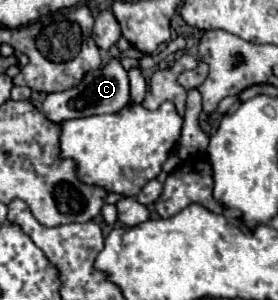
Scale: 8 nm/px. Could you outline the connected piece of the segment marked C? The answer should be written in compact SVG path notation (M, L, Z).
M124 54L118 58L112 58L108 64L102 68L96 68L86 74L86 80L80 80L76 86L62 90L62 92L52 92L44 98L42 102L42 112L48 120L60 124L66 120L74 118L86 118L86 116L96 116L96 114L112 114L124 108L130 102L130 90L128 90L128 74L122 66Z

